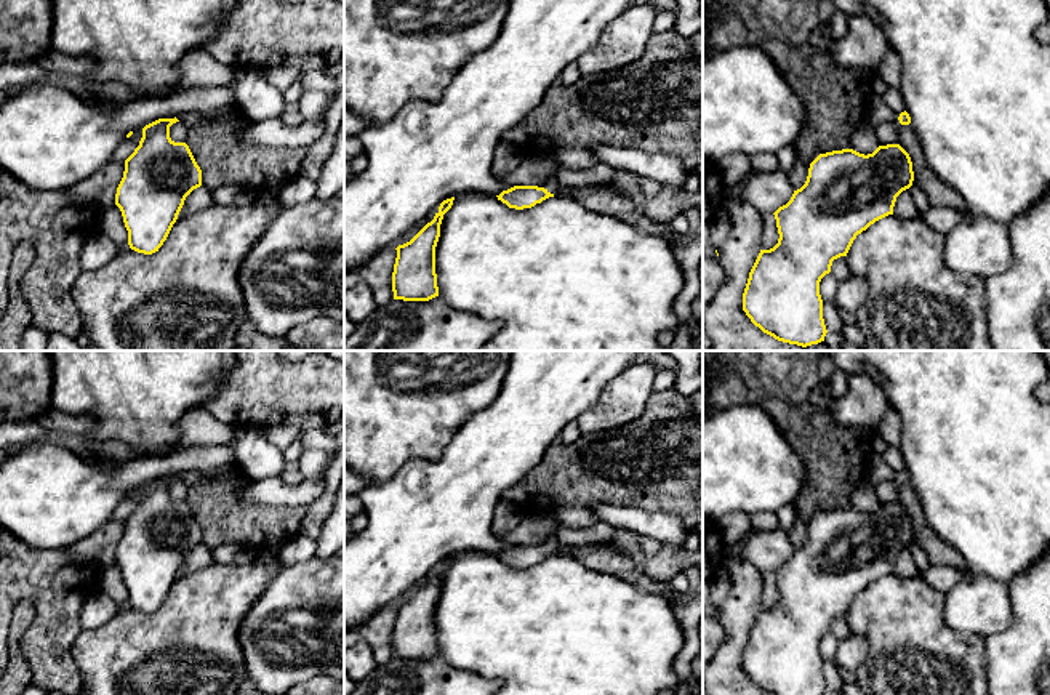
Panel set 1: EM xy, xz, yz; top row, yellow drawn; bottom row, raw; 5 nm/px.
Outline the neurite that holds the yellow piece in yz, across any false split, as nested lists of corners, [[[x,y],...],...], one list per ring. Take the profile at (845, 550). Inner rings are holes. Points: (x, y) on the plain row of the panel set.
[[[900,503],[879,504],[872,512],[853,508],[820,512],[808,527],[805,543],[773,573],[778,602],[760,609],[743,652],[743,669],[770,695],[826,695],[821,637],[832,620],[847,615],[858,593],[893,573],[896,556],[914,540],[912,520]]]

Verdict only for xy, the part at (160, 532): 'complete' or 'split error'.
complete

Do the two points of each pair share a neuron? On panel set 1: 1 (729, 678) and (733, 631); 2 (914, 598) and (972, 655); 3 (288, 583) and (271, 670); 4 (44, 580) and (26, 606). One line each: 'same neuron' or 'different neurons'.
1: same neuron
2: same neuron
3: same neuron
4: different neurons

